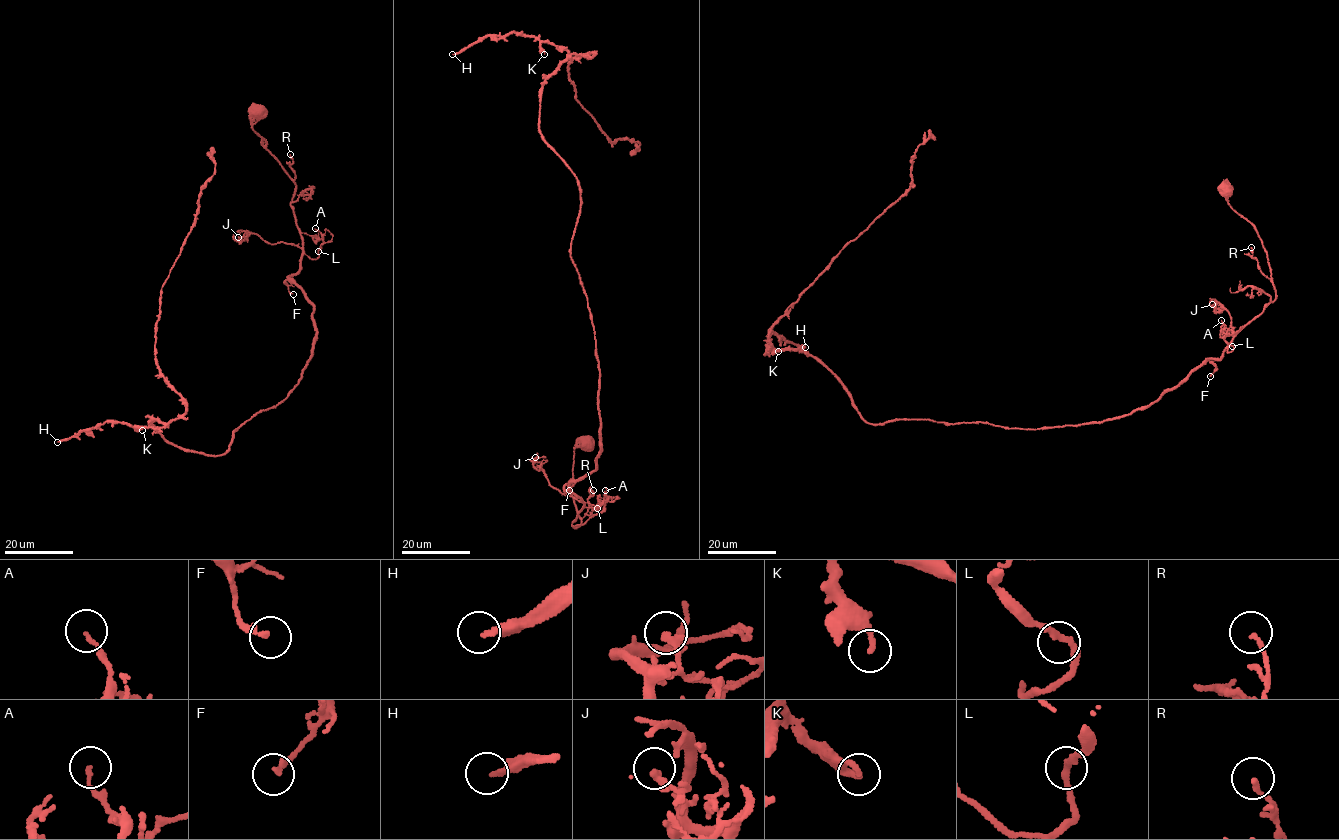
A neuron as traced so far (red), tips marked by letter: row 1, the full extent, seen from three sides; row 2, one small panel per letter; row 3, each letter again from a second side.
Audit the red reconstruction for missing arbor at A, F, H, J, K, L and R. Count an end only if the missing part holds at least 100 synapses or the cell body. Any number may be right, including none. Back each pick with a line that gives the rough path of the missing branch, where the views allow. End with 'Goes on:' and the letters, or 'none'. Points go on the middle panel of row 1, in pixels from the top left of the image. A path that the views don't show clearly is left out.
Goes on: H

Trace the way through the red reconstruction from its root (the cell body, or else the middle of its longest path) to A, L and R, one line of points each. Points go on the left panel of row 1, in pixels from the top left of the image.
A: (260, 112), (252, 128), (296, 185), (290, 205), (295, 221), (301, 232), (320, 239), (322, 234), (315, 228)
L: (260, 112), (253, 129), (296, 185), (290, 205), (305, 254), (318, 258), (318, 251)
R: (260, 112), (253, 129), (262, 138), (263, 147), (294, 179), (290, 154)

